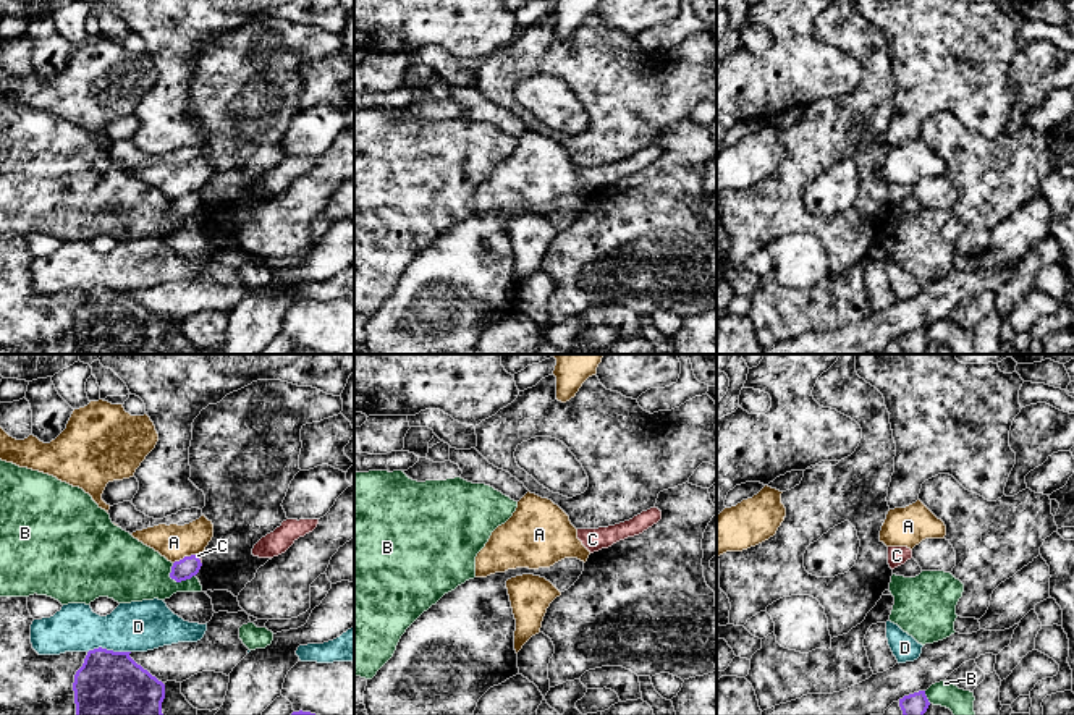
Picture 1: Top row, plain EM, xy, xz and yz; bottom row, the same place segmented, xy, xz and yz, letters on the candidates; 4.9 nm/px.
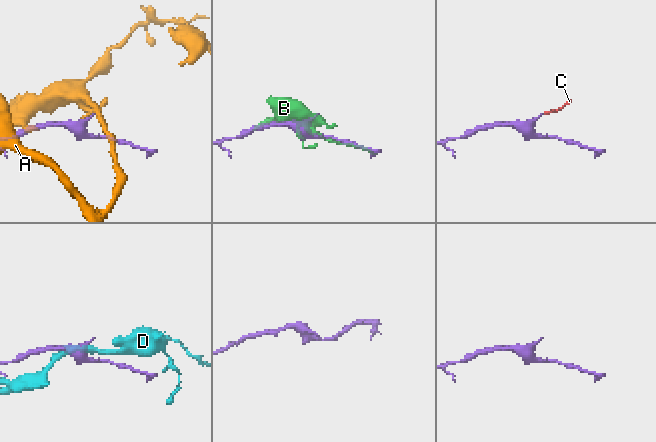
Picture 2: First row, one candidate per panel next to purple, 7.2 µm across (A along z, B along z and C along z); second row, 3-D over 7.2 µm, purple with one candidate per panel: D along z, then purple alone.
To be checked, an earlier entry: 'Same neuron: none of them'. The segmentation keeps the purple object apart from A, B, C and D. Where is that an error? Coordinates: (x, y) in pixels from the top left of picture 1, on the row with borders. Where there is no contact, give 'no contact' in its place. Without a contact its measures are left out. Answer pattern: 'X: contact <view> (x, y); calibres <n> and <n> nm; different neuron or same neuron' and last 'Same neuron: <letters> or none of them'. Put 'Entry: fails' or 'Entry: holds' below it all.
A: contact xy (185, 557); calibres 100 and 170 nm; different neuron
B: contact xy (181, 579); calibres 100 and 300 nm; different neuron
C: contact xy (199, 560); calibres 100 and 20 nm; same neuron
D: contact xy (109, 651); calibres 320 and 260 nm; different neuron
Same neuron: C
Entry: fails

